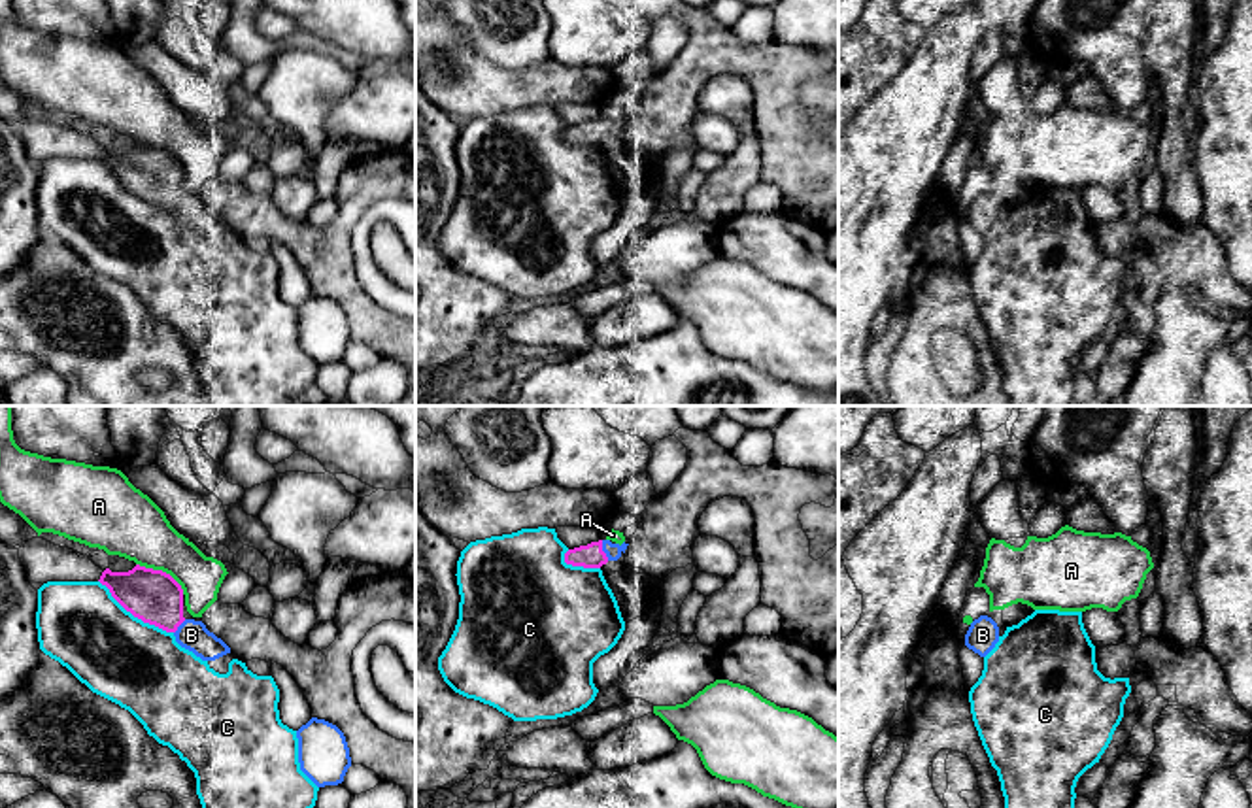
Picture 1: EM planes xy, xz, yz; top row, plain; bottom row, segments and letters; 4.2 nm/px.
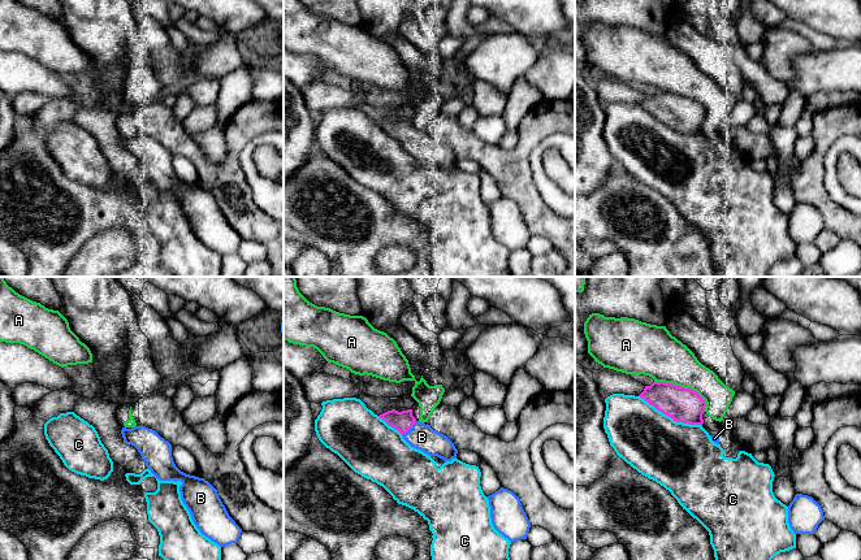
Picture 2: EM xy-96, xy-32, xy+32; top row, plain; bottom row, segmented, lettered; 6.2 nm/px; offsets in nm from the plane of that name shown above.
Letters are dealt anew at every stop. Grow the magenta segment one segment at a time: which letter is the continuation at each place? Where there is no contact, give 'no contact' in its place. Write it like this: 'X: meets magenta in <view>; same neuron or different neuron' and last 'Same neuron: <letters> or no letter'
A: meets magenta in xy; different neuron
B: meets magenta in xz; same neuron
C: meets magenta in xy; different neuron
Same neuron: B

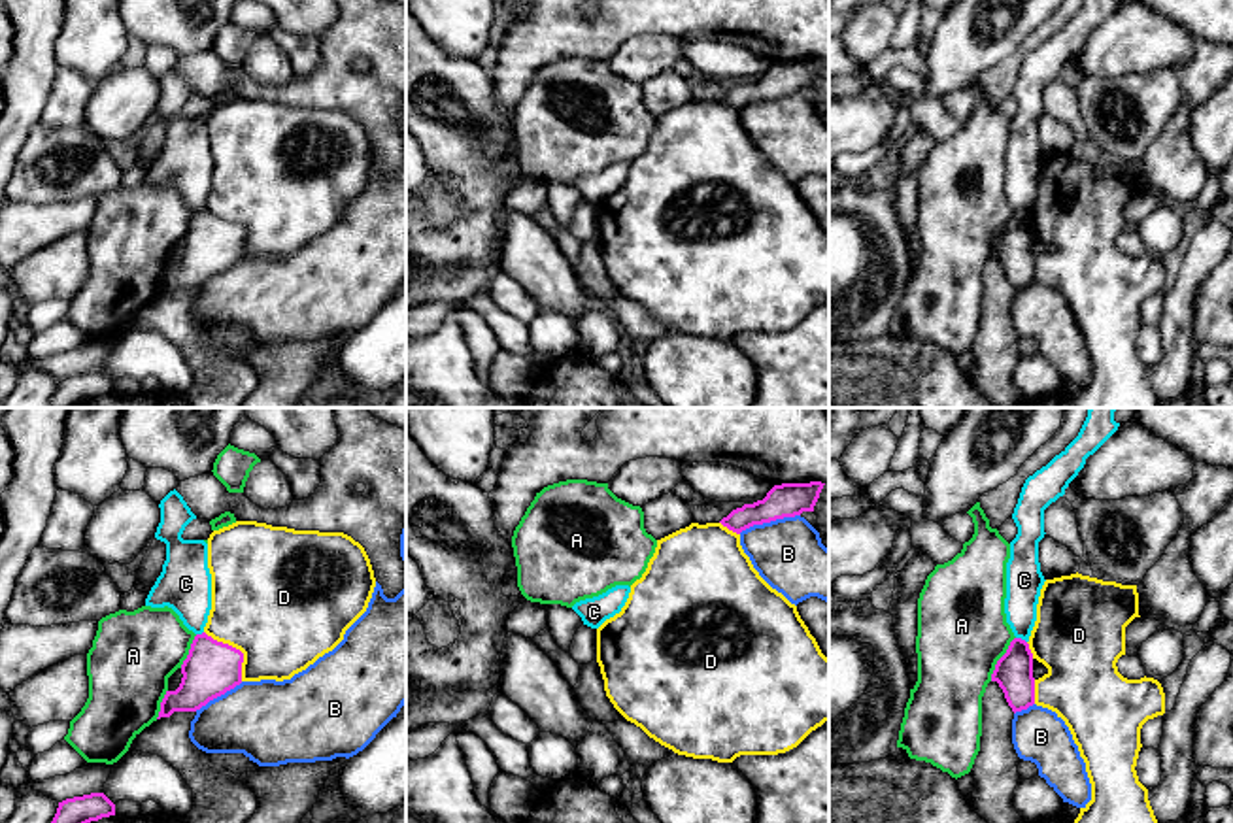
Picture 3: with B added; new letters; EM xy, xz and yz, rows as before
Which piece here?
A: meets magenta in yz; different neuron
B: meets magenta in xz; different neuron
C: meets magenta in yz; different neuron
D: meets magenta in xy; different neuron
Same neuron: no letter

